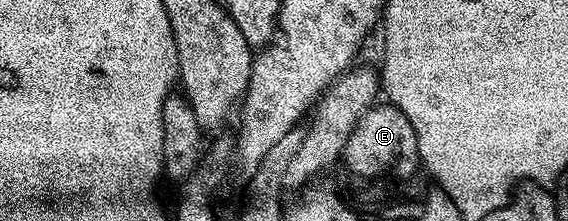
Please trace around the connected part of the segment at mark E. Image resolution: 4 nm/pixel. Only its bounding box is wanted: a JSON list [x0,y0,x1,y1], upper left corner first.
[345,103,421,179]

